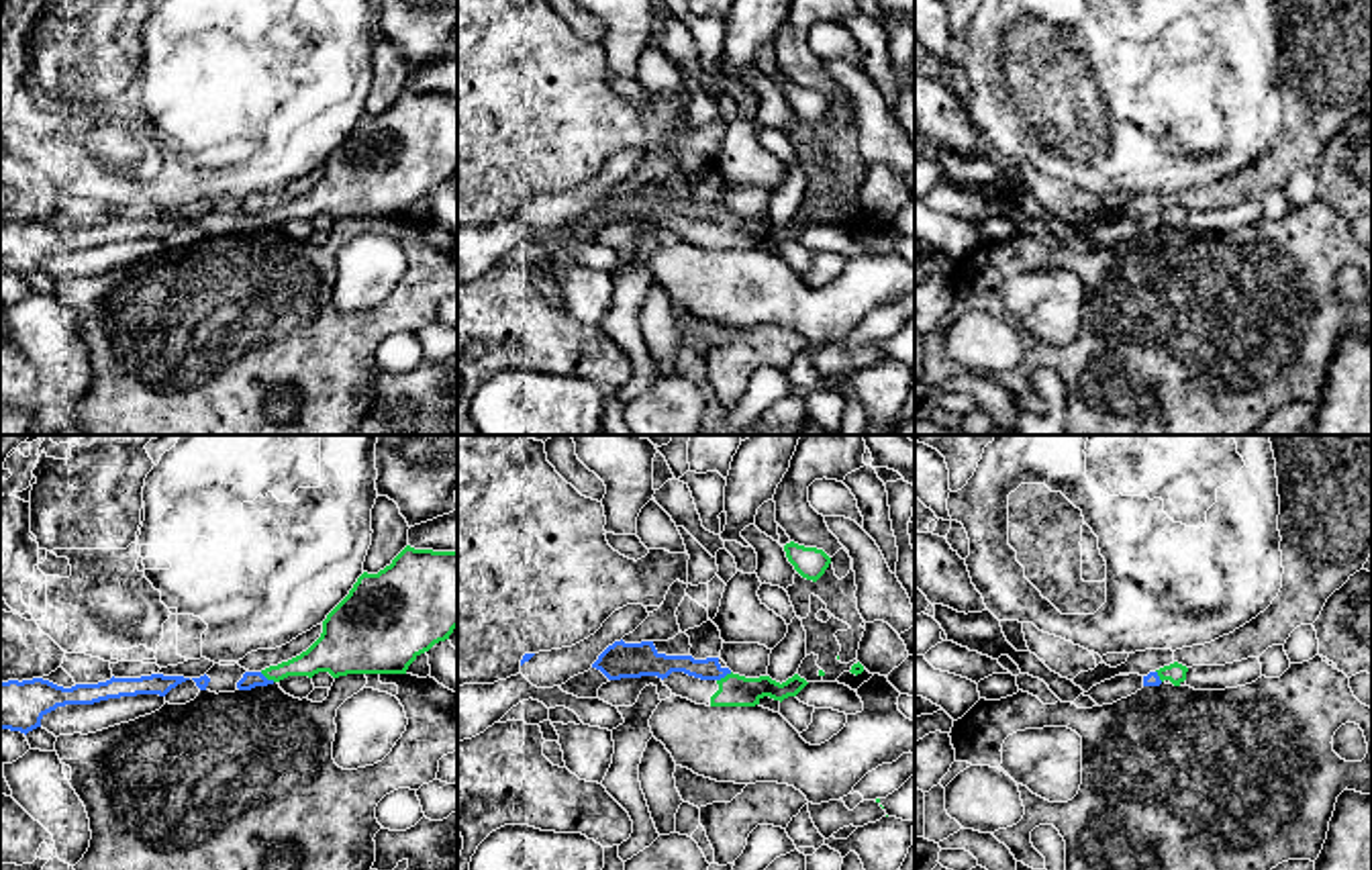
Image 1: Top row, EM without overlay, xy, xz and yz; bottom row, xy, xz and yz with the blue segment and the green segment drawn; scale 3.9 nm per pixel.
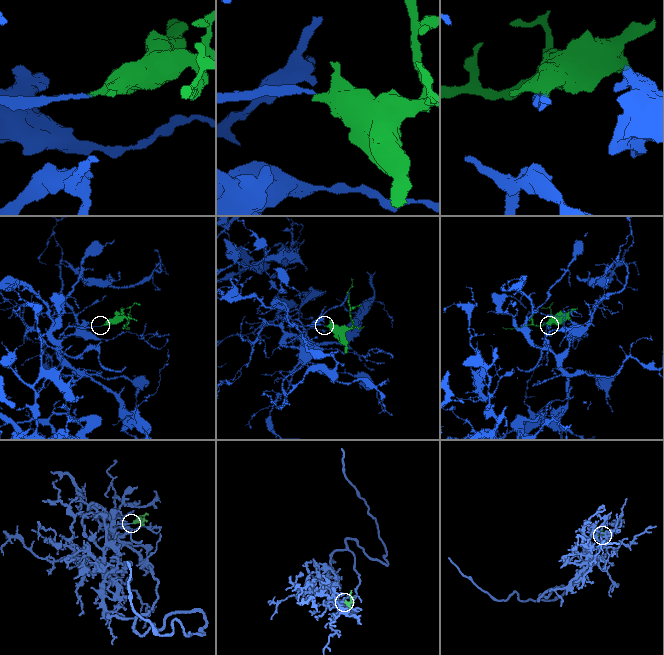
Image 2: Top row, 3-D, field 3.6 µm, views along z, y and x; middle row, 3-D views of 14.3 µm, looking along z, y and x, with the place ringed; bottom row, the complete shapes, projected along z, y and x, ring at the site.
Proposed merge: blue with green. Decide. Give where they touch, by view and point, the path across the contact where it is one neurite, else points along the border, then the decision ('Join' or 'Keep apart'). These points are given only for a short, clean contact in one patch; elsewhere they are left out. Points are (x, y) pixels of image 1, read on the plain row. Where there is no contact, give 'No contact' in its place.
Touches blue at xz (723, 219). Path across: xz (662, 209), (689, 207), (723, 219), (733, 233). Join

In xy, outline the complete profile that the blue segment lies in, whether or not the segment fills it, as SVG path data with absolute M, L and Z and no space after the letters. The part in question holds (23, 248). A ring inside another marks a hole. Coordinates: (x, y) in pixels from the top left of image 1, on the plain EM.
M151 216L141 221L110 221L98 227L57 229L43 221L0 225L0 272L29 276L41 261L65 247L94 247L108 241L159 237L186 225L184 219Z

